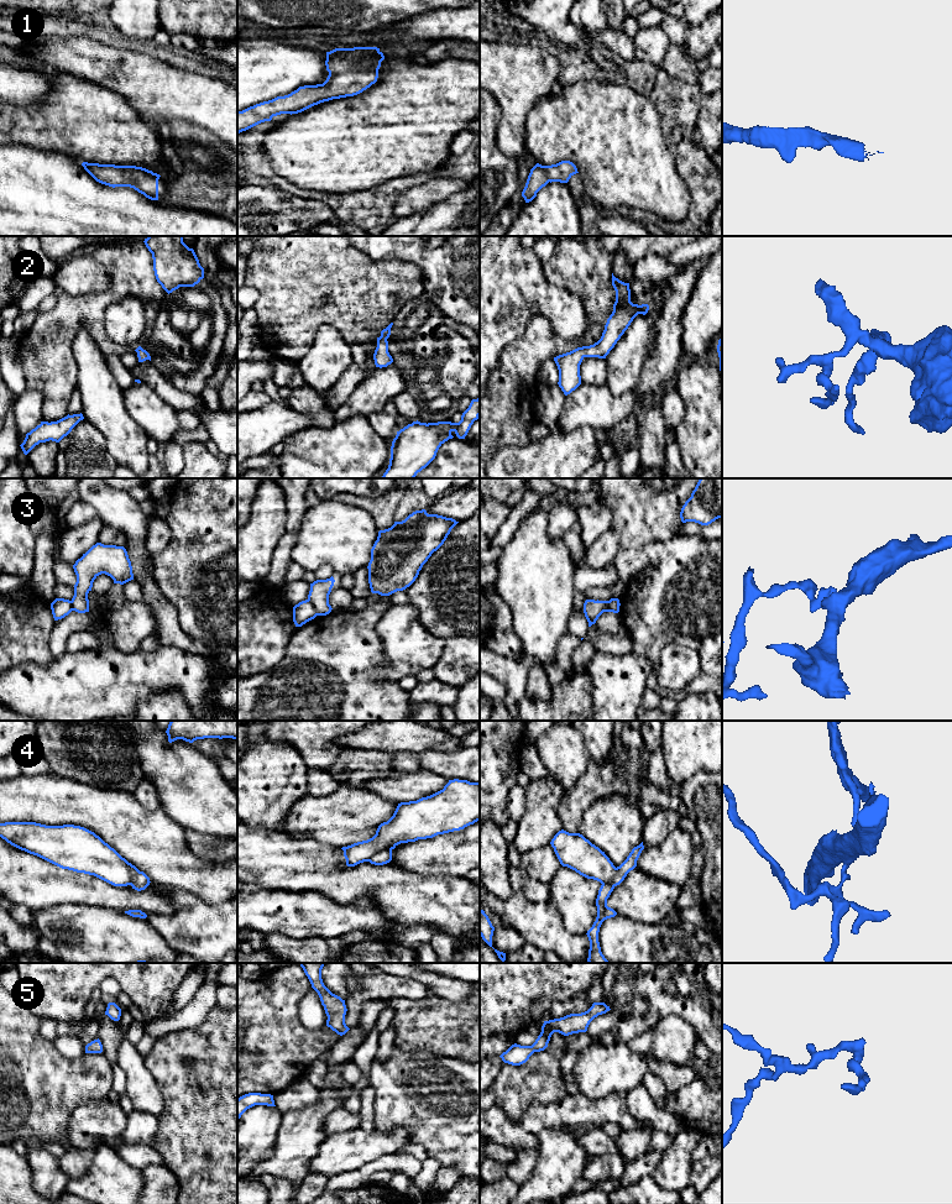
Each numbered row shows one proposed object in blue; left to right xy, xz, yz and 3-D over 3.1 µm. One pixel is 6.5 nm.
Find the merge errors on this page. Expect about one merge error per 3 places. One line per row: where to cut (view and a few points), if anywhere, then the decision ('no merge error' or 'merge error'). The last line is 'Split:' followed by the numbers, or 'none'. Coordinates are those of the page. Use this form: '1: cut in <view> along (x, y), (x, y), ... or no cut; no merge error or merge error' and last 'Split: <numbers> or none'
1: no cut; no merge error
2: no cut; no merge error
3: cut in xz along (308, 598), (318, 614); merge error
4: cut in xz along (391, 849), (380, 849), (367, 860); merge error
5: no cut; no merge error
Split: 3, 4

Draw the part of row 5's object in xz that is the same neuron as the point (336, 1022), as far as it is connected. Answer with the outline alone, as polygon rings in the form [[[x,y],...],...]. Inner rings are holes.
[[[299,963],[308,977],[312,988],[318,993],[321,1005],[328,1016],[326,1026],[338,1035],[345,1035],[350,1028],[345,1024],[346,1005],[345,1000],[333,994],[323,983],[321,969],[324,963]]]

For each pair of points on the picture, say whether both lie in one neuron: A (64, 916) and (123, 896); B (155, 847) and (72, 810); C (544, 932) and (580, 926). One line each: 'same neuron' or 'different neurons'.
A: different neurons
B: same neuron
C: different neurons

